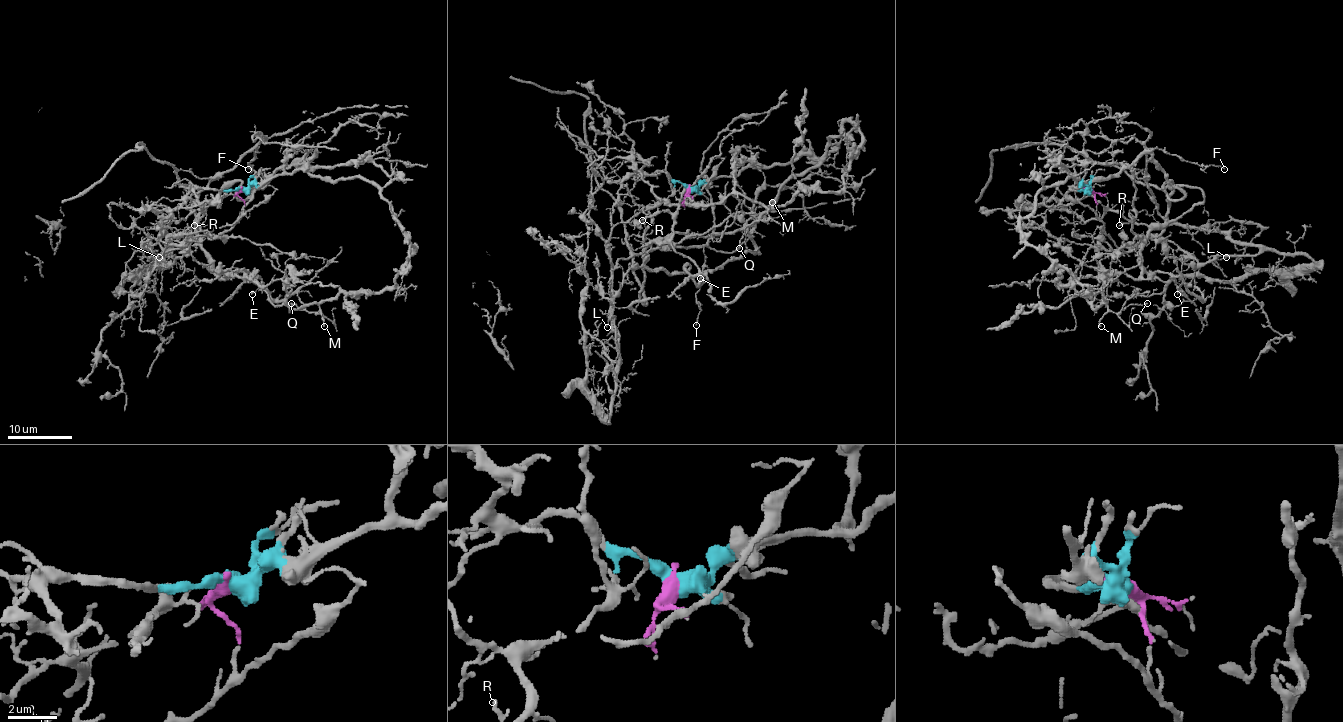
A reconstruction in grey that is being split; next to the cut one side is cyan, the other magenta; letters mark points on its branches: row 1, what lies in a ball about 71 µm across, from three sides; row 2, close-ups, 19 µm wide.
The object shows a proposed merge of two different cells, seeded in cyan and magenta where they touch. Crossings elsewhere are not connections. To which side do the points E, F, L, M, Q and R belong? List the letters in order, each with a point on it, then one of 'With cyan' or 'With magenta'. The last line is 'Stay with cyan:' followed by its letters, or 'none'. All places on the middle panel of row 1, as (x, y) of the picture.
E: Place: (700, 278). With cyan
F: Place: (696, 325). With magenta
L: Place: (607, 327). With magenta
M: Place: (772, 202). With cyan
Q: Place: (739, 248). With cyan
R: Place: (642, 220). With cyan
Stay with cyan: E, M, Q, R

